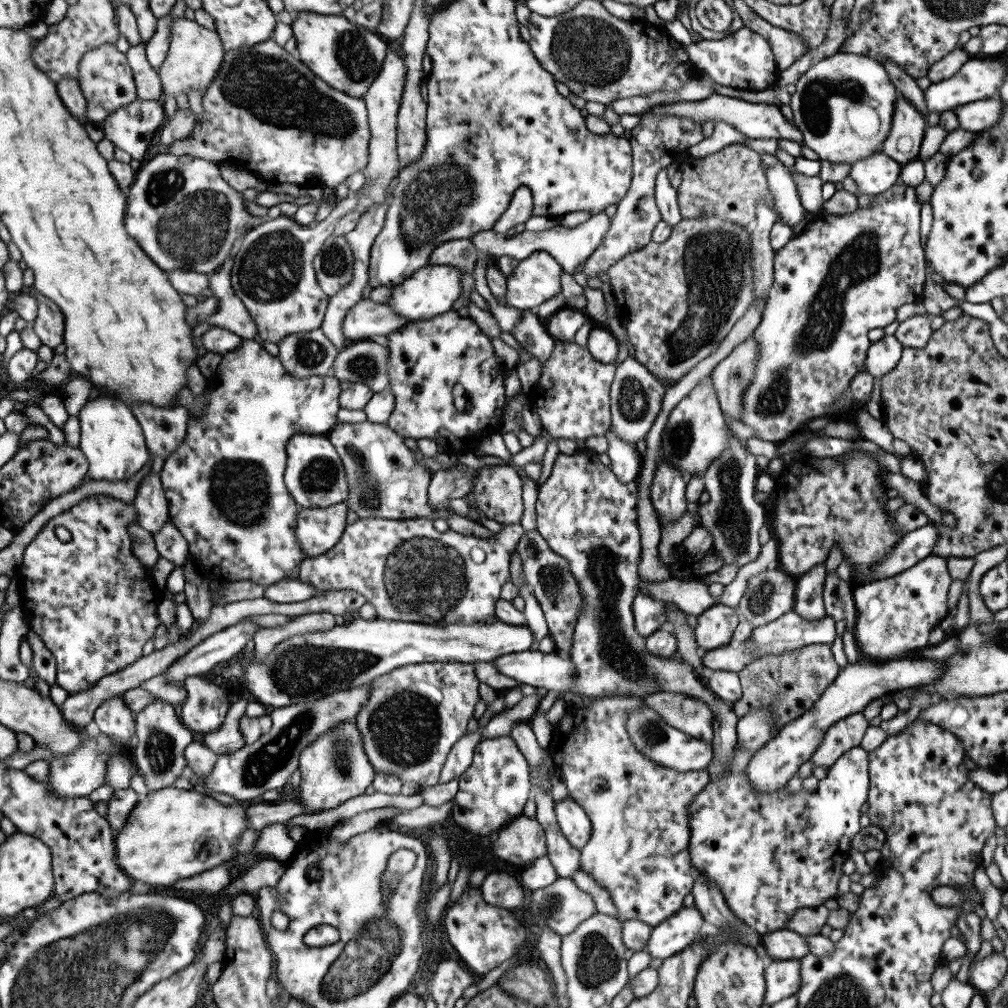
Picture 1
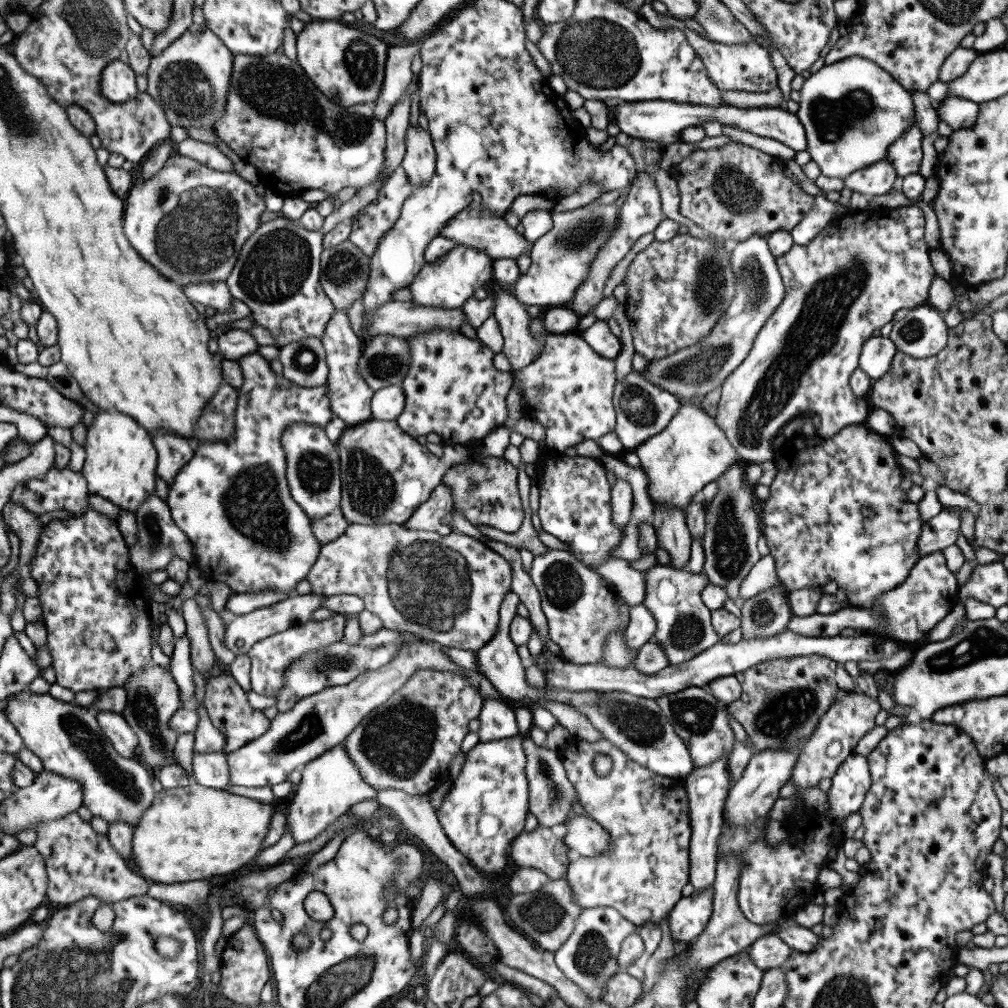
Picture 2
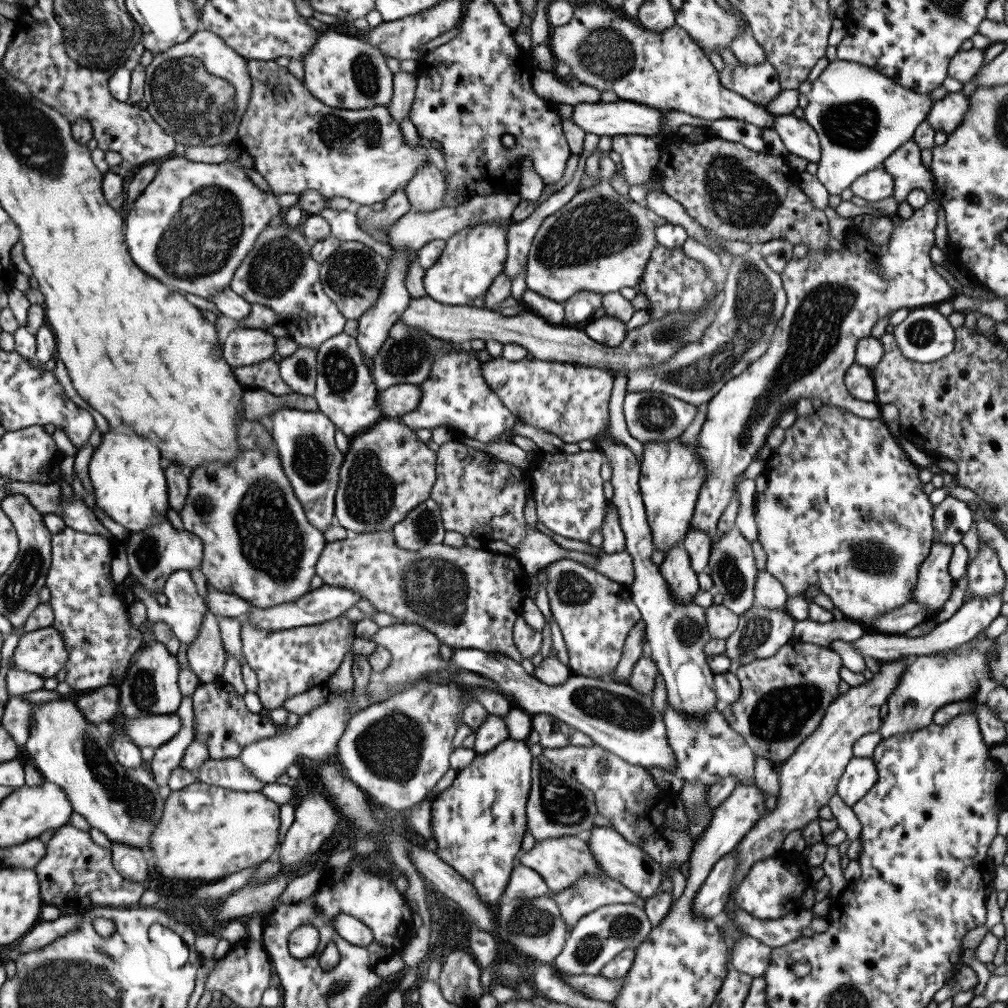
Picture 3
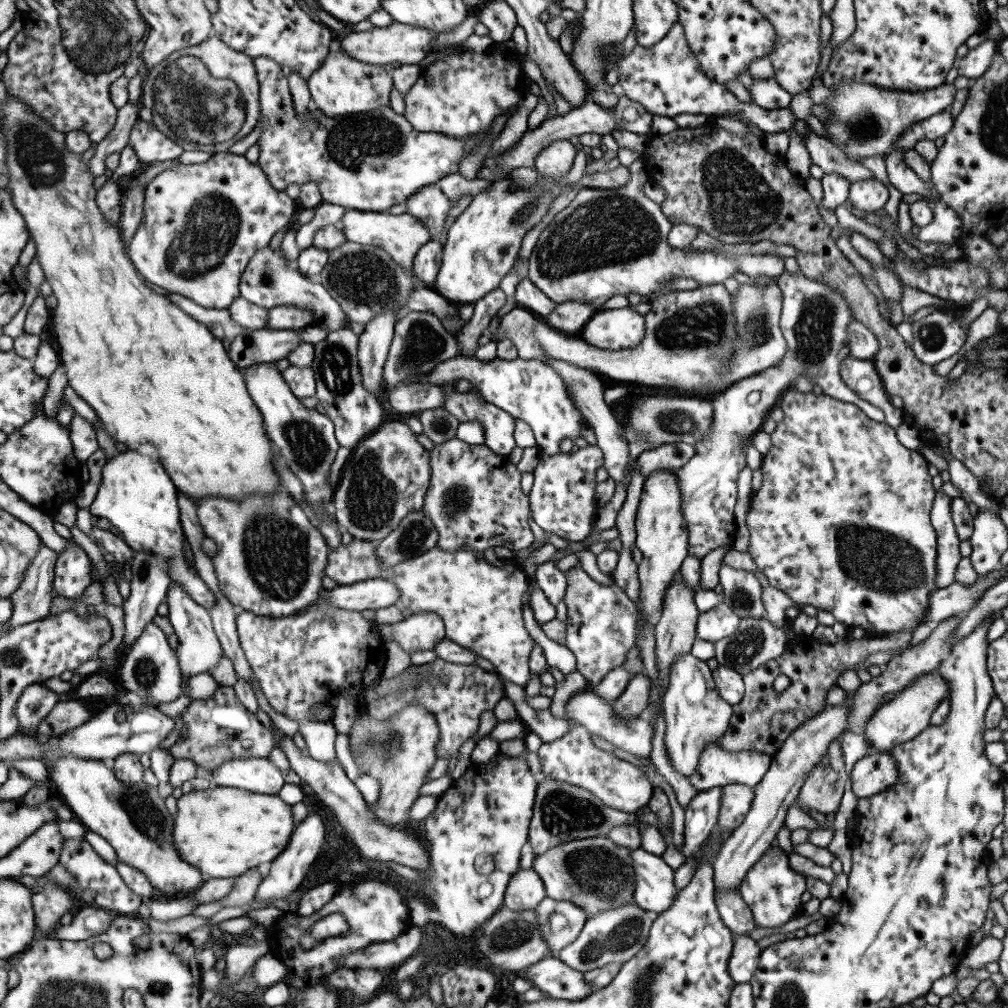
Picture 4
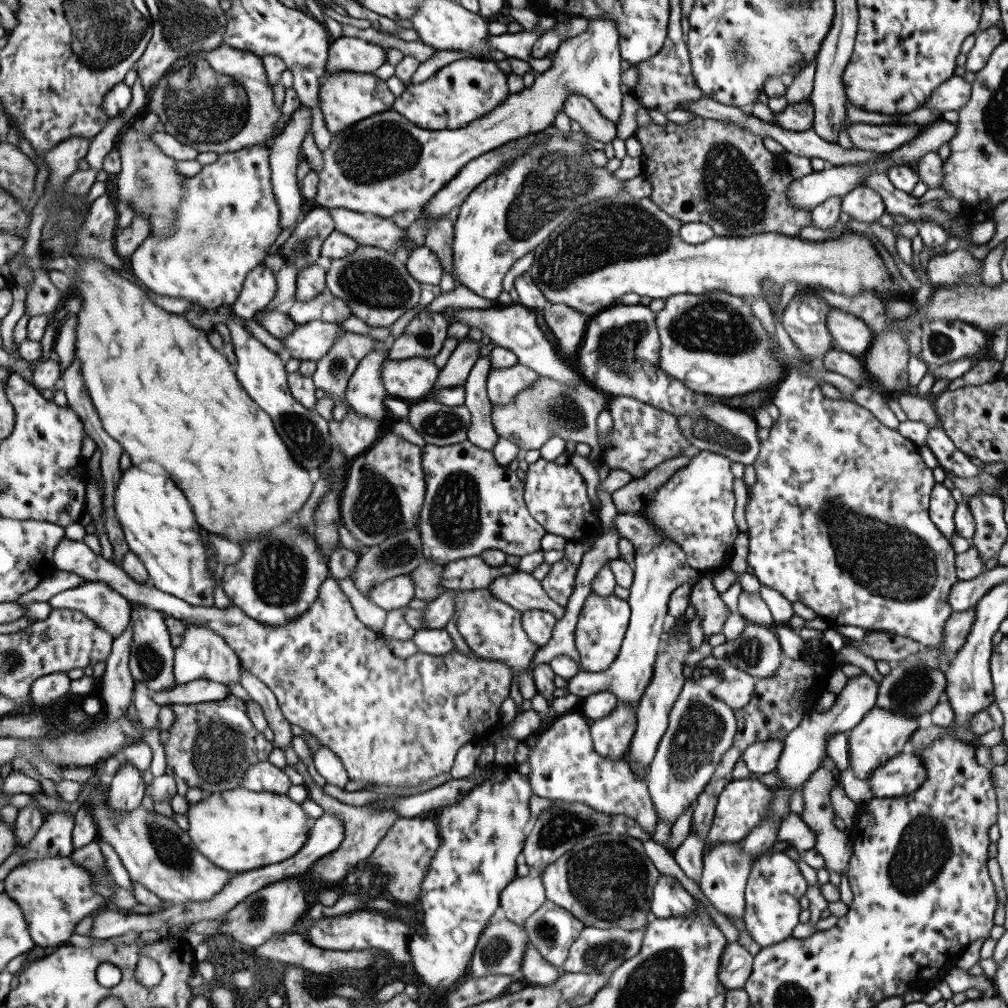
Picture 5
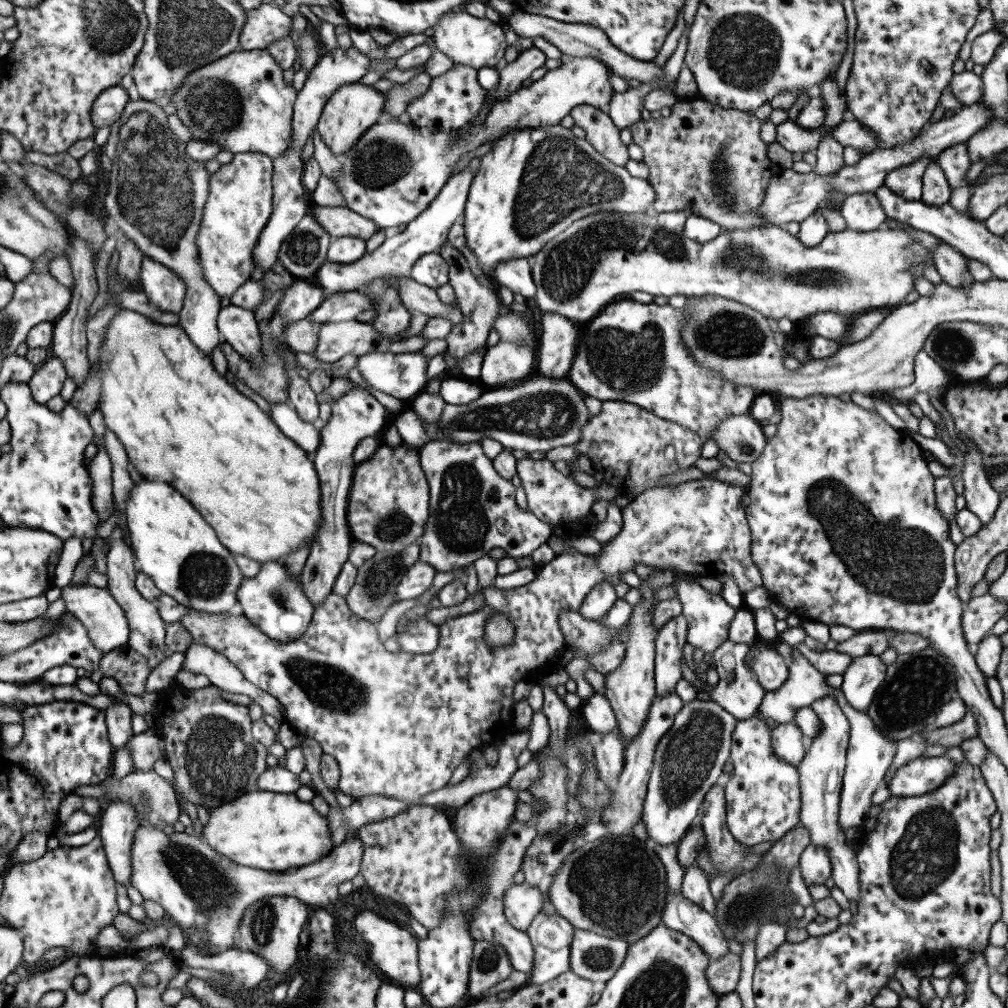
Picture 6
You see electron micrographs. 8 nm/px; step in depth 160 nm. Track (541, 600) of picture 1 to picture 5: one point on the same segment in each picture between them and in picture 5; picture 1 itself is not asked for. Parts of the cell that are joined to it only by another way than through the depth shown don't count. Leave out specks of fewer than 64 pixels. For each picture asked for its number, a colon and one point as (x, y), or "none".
2: (581, 609)
3: (594, 614)
4: (600, 624)
5: (601, 623)

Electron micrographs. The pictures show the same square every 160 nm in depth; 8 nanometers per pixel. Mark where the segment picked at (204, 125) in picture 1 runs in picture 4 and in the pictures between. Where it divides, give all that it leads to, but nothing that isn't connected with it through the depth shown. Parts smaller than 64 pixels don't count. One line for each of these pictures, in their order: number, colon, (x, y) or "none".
2: (275, 119)
3: (297, 143)
4: (369, 161)

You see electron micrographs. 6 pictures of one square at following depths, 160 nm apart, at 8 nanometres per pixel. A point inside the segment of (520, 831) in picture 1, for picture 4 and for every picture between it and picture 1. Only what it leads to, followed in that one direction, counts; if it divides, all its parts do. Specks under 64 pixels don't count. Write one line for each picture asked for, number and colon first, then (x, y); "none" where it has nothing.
2: (539, 849)
3: (560, 861)
4: (593, 873)

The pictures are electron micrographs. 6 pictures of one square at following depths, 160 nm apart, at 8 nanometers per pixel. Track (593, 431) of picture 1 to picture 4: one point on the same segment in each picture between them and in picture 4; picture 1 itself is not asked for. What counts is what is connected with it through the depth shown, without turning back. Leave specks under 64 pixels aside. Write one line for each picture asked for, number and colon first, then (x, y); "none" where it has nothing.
2: (568, 388)
3: (569, 401)
4: (528, 390)

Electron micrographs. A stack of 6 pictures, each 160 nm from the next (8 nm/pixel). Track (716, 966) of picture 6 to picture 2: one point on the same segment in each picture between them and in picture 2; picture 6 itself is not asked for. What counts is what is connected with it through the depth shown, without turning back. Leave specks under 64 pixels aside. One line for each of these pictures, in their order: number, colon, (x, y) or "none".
2: (768, 951)
3: (748, 956)
4: (744, 955)
5: (735, 963)

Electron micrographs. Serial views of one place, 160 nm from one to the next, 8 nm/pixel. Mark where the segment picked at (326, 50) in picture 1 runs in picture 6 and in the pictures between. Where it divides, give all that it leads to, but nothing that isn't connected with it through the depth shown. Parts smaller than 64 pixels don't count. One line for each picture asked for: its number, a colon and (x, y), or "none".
2: (346, 65)
3: (341, 71)
4: (342, 85)
5: (344, 97)
6: (353, 108)

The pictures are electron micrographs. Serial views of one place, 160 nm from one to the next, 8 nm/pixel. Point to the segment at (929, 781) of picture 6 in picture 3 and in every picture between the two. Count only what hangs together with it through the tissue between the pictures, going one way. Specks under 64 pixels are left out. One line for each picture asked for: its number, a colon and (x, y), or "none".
3: (860, 774)
4: (873, 773)
5: (902, 774)

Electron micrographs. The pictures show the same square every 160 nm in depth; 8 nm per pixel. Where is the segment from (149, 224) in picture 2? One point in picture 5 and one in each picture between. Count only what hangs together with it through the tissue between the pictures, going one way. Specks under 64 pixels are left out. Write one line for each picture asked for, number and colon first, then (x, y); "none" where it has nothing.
3: (190, 228)
4: (201, 224)
5: (227, 217)

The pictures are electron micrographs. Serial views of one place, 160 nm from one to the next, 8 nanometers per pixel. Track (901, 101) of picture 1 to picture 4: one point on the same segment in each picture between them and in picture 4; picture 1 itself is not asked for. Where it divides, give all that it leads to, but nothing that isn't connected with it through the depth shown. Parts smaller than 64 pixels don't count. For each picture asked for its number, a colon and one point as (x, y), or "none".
2: (905, 153)
3: (904, 166)
4: (902, 178)

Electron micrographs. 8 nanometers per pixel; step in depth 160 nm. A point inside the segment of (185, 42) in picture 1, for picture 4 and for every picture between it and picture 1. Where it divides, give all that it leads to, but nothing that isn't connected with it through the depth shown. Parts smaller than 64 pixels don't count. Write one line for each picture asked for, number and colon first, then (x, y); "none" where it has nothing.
2: (189, 79)
3: (197, 91)
4: (205, 98)

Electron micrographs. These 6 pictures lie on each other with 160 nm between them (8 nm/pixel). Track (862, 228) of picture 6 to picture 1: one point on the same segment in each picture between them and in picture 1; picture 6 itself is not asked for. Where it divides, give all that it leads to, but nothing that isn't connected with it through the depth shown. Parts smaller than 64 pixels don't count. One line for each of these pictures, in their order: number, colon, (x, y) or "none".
1: (875, 174)
2: (877, 178)
3: (876, 184)
4: (869, 195)
5: (862, 204)

